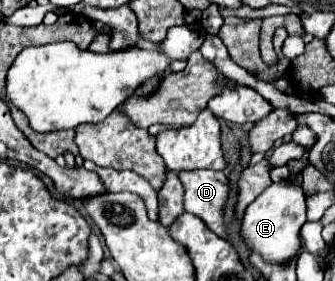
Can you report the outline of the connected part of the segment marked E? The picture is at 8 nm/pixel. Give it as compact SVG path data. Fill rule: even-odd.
M293 182L271 184L263 194L257 196L245 210L241 234L253 252L259 252L267 262L287 260L299 252L299 230L305 224L305 194L303 188Z

